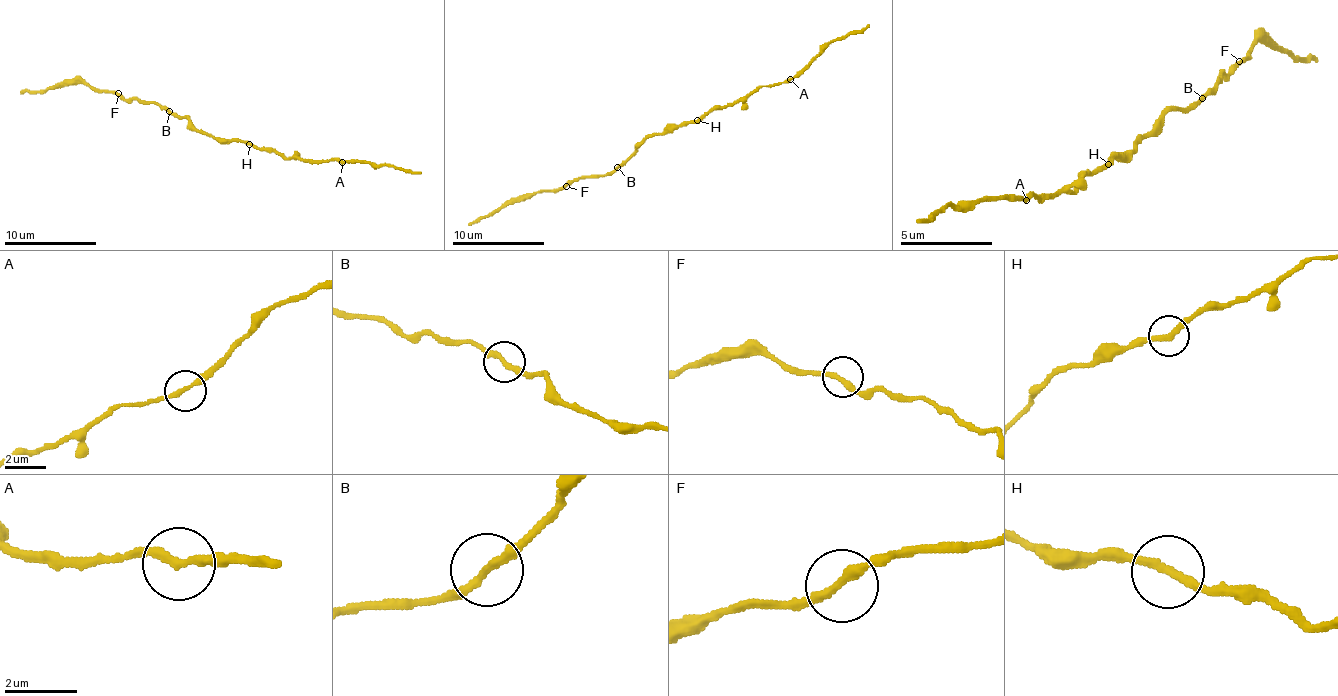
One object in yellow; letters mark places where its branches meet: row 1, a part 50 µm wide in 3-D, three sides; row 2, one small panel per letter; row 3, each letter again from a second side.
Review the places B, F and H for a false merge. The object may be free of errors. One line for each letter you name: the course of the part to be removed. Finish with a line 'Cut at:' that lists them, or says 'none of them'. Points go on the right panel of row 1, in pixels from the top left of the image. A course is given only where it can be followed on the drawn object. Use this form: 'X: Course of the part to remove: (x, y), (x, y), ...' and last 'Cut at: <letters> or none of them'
Cut at: none of them

